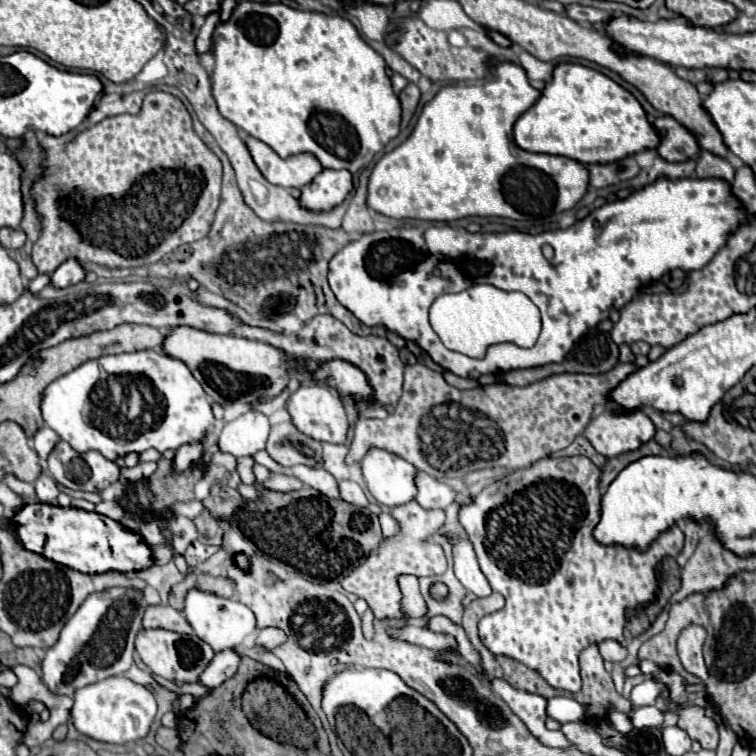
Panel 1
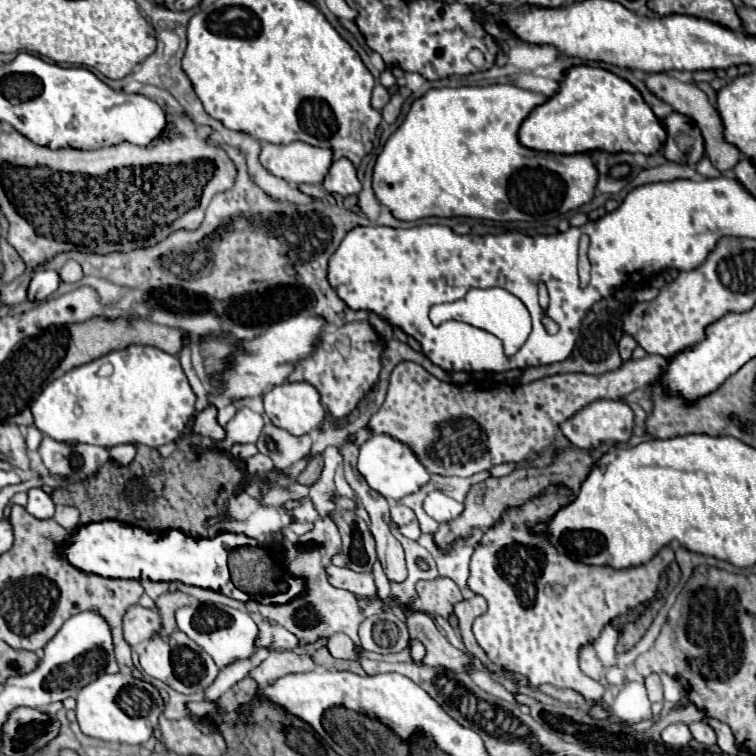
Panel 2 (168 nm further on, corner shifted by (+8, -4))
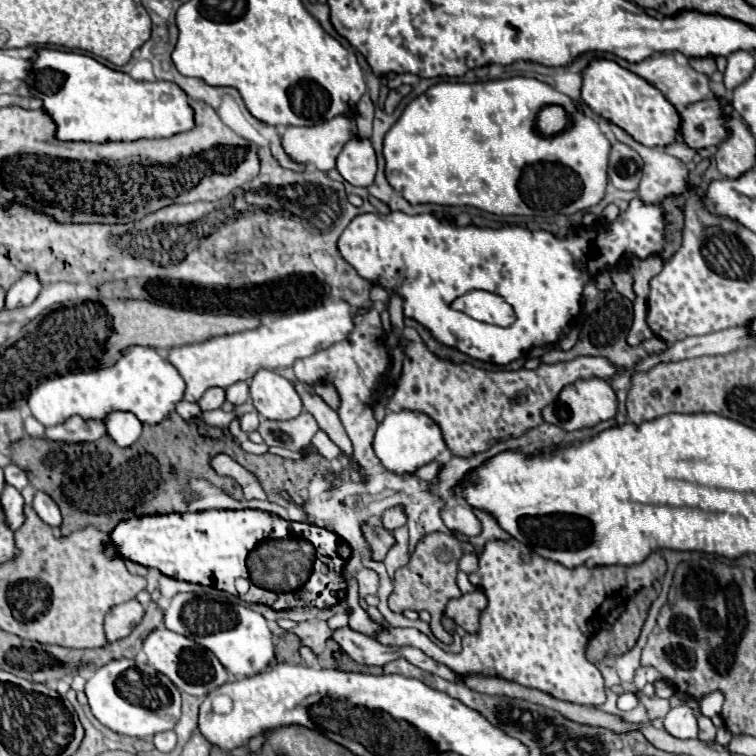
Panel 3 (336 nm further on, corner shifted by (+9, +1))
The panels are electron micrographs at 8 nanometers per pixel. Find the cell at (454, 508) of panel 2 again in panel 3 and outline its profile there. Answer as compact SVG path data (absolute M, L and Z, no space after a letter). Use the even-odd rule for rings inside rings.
M458 504L452 510L442 510L442 520L450 530L454 530L454 534L460 536L478 536L482 532L480 520L464 504Z

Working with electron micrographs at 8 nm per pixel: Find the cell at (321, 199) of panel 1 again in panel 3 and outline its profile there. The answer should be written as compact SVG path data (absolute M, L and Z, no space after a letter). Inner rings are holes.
M352 138L338 156L338 172L352 186L370 186L376 176L376 152L368 138Z

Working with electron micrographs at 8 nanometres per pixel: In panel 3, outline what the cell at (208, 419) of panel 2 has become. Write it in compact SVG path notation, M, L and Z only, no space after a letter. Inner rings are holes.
M212 386L212 388L208 388L208 390L204 392L204 396L200 398L198 404L200 404L202 412L208 412L208 410L220 408L220 406L224 404L224 400L226 400L226 390L220 388L220 386Z

